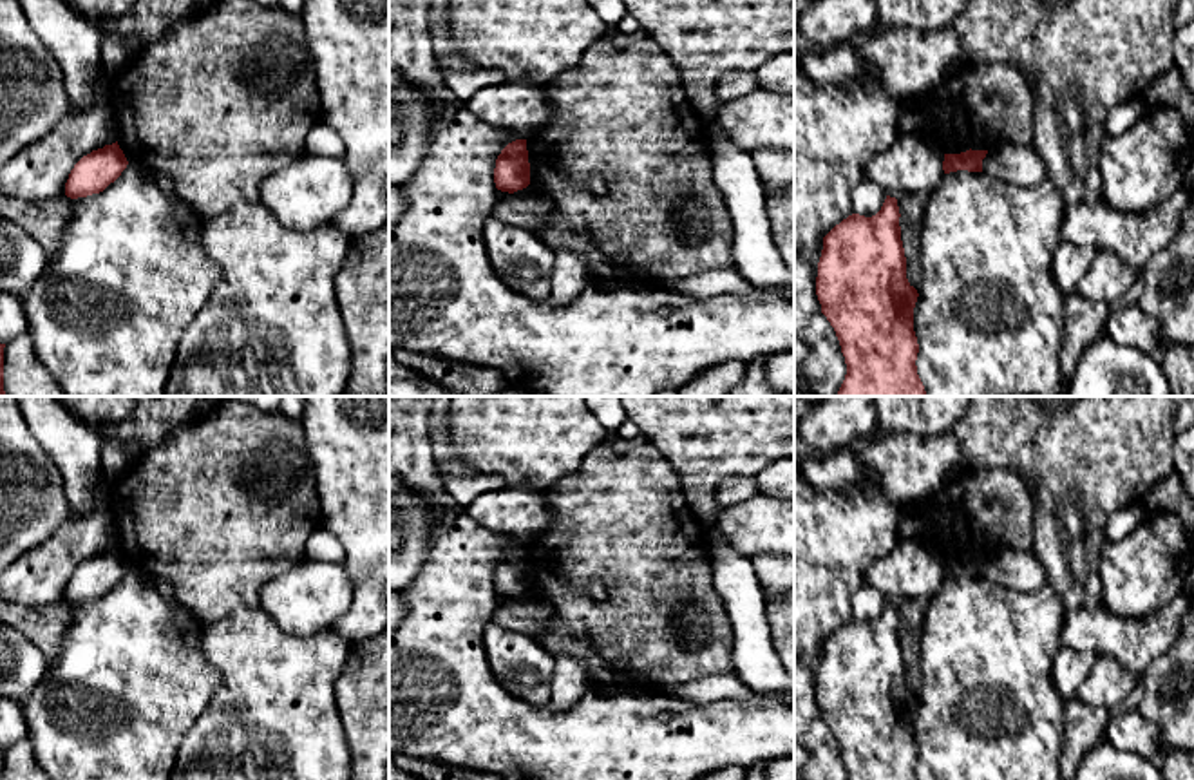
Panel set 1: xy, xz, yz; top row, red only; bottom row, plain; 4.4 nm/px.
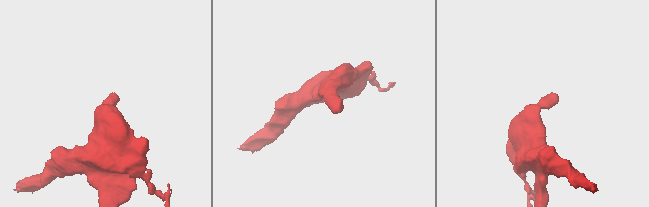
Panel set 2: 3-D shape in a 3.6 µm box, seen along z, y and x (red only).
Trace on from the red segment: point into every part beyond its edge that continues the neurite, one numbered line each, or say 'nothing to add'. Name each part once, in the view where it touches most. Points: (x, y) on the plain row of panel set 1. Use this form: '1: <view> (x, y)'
nothing to add

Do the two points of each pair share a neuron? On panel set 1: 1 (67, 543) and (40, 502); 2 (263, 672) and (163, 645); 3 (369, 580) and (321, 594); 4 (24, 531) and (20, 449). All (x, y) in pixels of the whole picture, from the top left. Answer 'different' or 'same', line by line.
1: different
2: different
3: different
4: same

